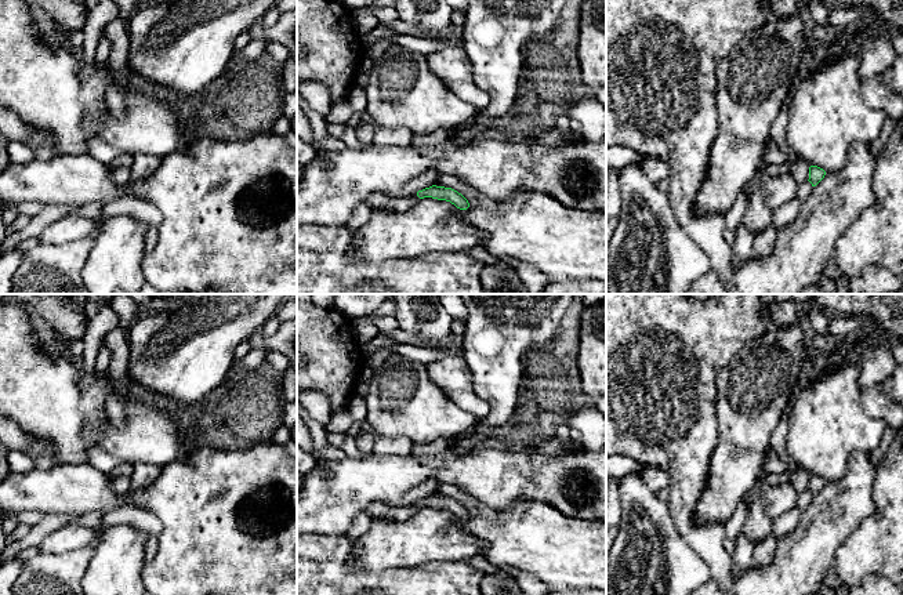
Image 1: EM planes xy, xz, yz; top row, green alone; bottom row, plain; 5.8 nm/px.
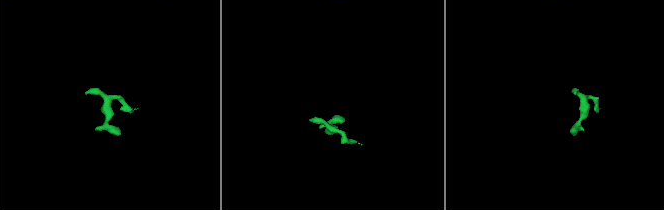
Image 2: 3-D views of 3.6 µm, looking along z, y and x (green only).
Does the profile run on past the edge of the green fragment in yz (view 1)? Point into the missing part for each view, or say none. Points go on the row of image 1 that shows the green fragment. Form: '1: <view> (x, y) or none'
1: none

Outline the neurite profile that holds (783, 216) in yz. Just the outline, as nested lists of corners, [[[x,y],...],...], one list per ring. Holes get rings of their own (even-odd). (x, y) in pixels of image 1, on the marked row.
[[[798,197],[784,203],[783,206],[773,210],[772,226],[777,231],[791,225],[797,215],[799,214],[802,203]]]

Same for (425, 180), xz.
[[[429,168],[420,177],[409,181],[403,189],[402,189],[402,196],[409,196],[413,193],[417,193],[418,191],[423,191],[434,184],[435,179],[439,178],[439,173],[435,168]]]

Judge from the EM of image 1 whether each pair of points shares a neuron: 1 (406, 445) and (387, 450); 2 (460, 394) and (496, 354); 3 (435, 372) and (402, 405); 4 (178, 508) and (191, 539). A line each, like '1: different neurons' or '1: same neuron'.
1: same neuron
2: different neurons
3: different neurons
4: same neuron

